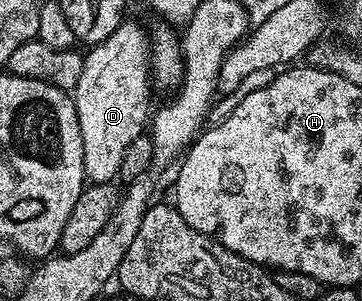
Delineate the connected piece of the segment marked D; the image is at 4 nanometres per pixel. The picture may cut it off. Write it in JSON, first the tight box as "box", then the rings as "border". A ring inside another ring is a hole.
{"box":[74,18,154,184],"border":[[[131,18],[125,19],[102,42],[91,45],[83,53],[82,75],[78,77],[78,86],[74,93],[78,126],[82,130],[82,166],[84,178],[88,184],[110,184],[120,175],[122,157],[134,138],[145,135],[150,124],[150,113],[153,111],[152,92],[154,81],[150,71],[150,36],[140,24],[135,24]]]}

